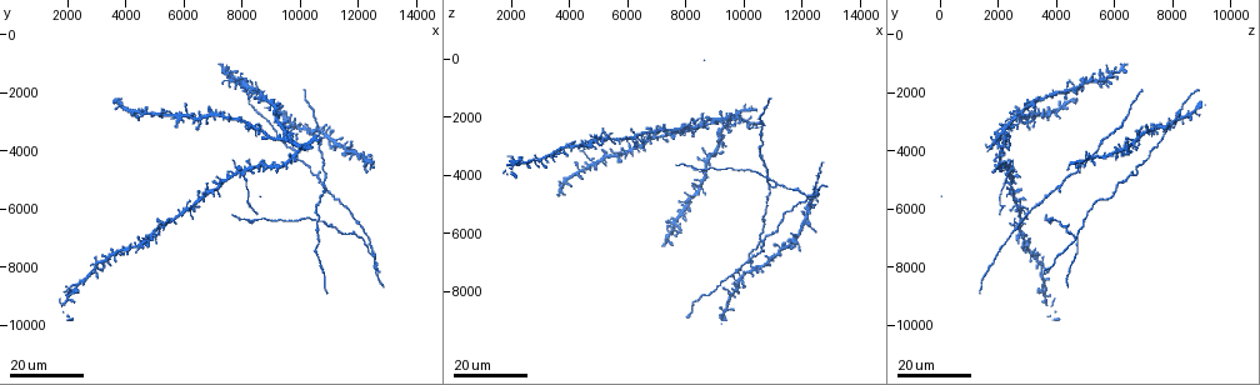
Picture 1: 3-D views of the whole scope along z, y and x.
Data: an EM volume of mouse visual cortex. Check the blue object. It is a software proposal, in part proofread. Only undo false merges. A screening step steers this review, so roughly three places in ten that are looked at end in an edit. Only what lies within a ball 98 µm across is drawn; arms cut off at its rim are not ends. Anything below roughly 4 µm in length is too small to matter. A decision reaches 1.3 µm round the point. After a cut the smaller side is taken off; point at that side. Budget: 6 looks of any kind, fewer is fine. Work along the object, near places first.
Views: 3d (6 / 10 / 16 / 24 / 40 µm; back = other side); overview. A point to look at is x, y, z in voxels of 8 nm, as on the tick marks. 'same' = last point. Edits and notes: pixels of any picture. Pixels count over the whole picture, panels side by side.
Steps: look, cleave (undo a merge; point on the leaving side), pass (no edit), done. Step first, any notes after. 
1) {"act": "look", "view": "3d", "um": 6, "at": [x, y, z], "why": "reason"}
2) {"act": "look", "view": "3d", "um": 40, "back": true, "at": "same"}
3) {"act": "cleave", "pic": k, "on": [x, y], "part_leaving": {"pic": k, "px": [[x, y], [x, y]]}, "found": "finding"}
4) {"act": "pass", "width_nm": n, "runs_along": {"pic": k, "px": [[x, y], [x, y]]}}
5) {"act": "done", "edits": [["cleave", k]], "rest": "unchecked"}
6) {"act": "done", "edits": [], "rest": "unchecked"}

{"act": "look", "view": "3d", "um": 16, "at": [9900, 4000, 2100], "why": "four arms meet"}

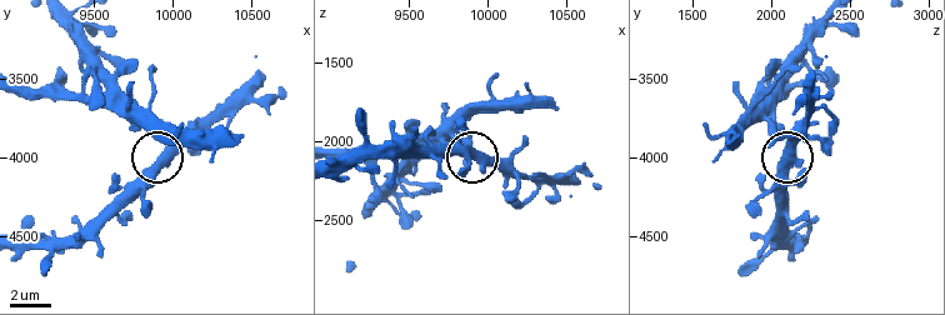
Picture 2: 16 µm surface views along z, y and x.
{"act": "look", "view": "3d", "um": 10, "at": [9940, 3980, 2100]}

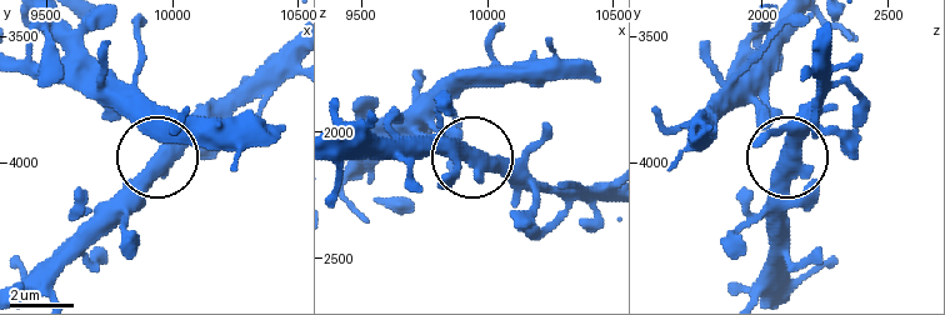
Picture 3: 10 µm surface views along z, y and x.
{"act": "pass", "width_nm": 380, "found": "all the same neuron"}

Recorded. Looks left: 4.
{"act": "look", "view": "3d", "um": 24, "at": [10400, 4600, 6700], "why": "sudden change in width"}

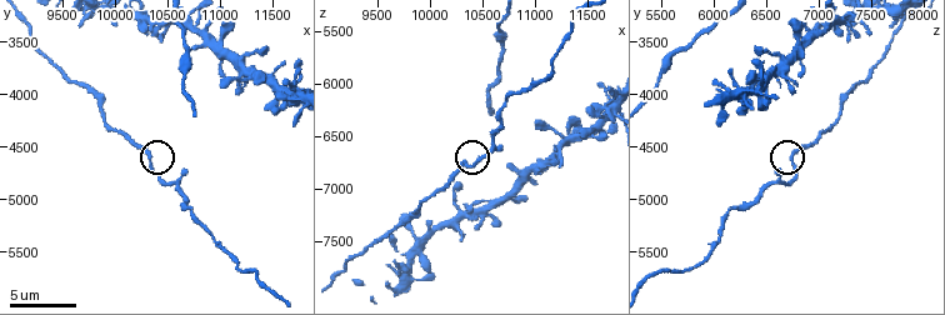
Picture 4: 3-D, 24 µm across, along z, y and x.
{"act": "look", "view": "3d", "um": 6, "at": [10300, 4580, 6760], "why": "zoom in"}

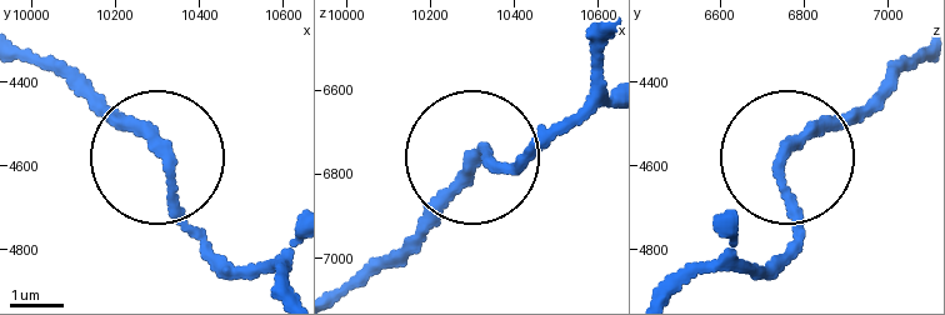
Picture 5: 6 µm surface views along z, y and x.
{"act": "look", "view": "3d", "um": 6, "back": true, "at": [10310, 4560, 6760]}

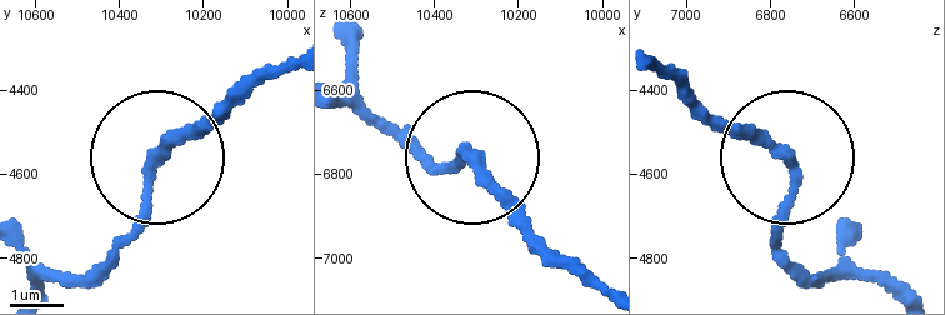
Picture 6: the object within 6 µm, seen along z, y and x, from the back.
{"act": "pass", "found": "all the same neuron"}

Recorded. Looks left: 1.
{"act": "done", "edits": [], "rest": "unchecked"}

